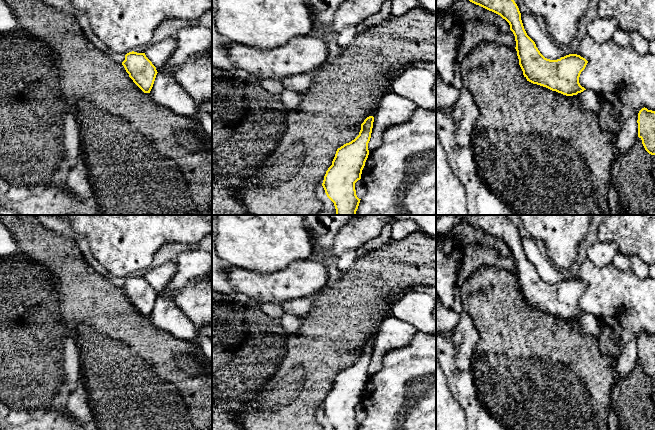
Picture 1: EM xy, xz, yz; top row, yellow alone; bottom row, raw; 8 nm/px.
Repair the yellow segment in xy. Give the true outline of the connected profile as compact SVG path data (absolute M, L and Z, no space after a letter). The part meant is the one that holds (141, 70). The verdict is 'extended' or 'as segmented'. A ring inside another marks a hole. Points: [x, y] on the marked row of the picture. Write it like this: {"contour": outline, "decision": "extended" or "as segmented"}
{"contour": "M127 53L122 65L133 82L144 93L150 93L158 72L145 53Z", "decision": "as segmented"}

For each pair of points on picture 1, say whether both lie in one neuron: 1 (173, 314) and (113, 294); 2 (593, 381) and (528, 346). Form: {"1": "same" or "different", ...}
{"1": "different", "2": "same"}

